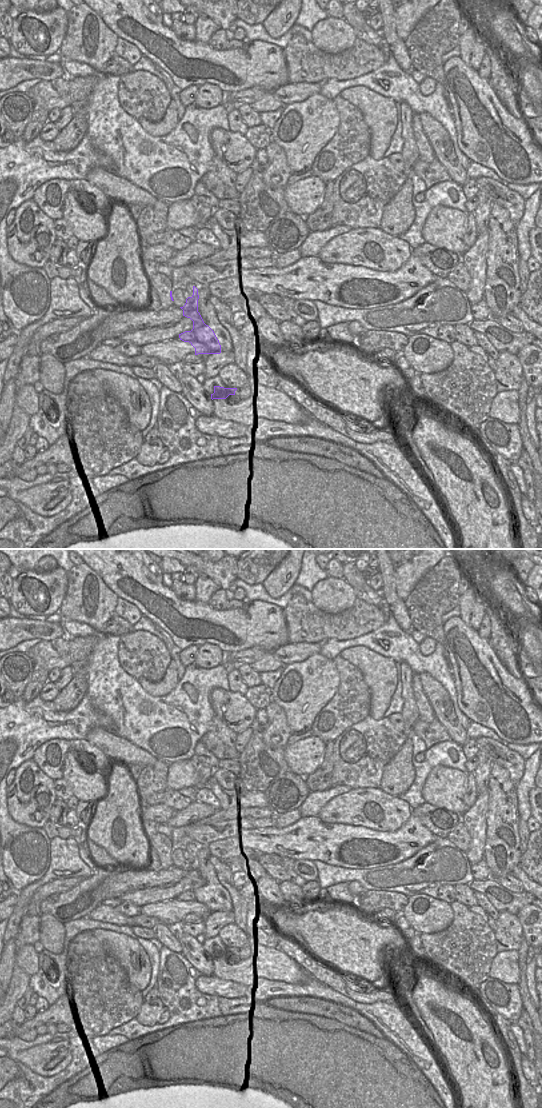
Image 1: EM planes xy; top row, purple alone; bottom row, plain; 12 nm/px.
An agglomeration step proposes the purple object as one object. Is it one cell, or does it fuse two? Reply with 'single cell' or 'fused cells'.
single cell

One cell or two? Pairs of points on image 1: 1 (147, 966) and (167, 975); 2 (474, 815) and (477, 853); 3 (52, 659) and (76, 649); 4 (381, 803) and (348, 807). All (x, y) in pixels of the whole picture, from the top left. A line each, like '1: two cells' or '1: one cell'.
1: two cells
2: one cell
3: one cell
4: one cell

